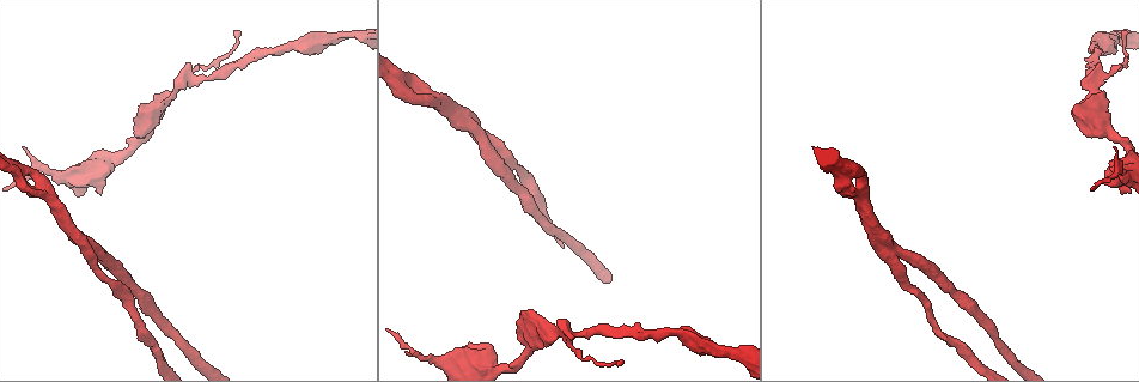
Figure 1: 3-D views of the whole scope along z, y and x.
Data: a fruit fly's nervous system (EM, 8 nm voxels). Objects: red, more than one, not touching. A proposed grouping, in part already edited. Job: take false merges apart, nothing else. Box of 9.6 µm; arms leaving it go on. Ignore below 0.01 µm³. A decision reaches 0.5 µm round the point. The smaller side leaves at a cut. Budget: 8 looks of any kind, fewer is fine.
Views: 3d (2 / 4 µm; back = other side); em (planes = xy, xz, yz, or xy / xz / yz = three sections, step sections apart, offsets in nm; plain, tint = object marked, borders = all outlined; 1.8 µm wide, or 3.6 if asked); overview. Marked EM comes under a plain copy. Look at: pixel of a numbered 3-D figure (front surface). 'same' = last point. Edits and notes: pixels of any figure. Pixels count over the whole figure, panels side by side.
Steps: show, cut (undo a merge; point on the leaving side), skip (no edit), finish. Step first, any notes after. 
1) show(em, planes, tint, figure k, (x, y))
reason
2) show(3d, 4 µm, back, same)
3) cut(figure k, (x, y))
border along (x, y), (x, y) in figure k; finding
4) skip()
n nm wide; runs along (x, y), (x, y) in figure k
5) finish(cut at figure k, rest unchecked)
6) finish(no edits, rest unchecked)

show(em, xz, step 16, tint, figure 1, (1116, 35))
calibre changes

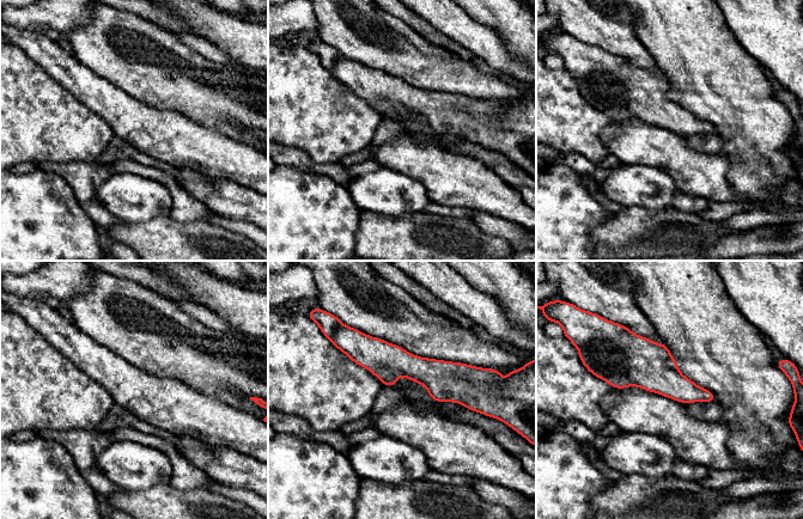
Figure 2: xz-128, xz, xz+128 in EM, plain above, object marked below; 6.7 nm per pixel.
show(em, planes, tint, same)
another direction

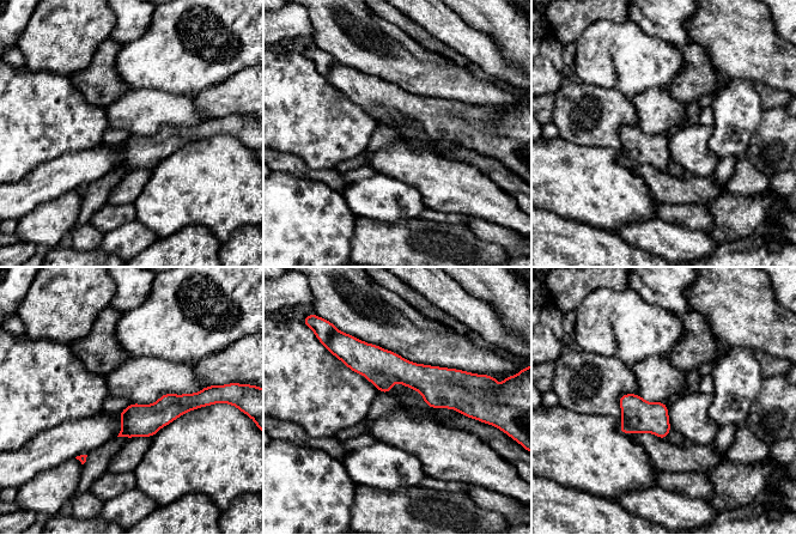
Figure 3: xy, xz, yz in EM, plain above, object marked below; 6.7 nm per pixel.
skip()
runs along (342, 356), (423, 377), (468, 413) in figure 3; one neuron here

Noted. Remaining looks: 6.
show(3d, 2 µm, figure 1, (1099, 120))

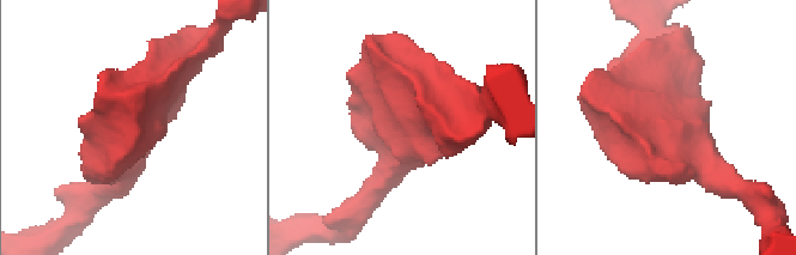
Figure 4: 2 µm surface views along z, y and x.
show(em, planes, tint, figure 4, (141, 127))

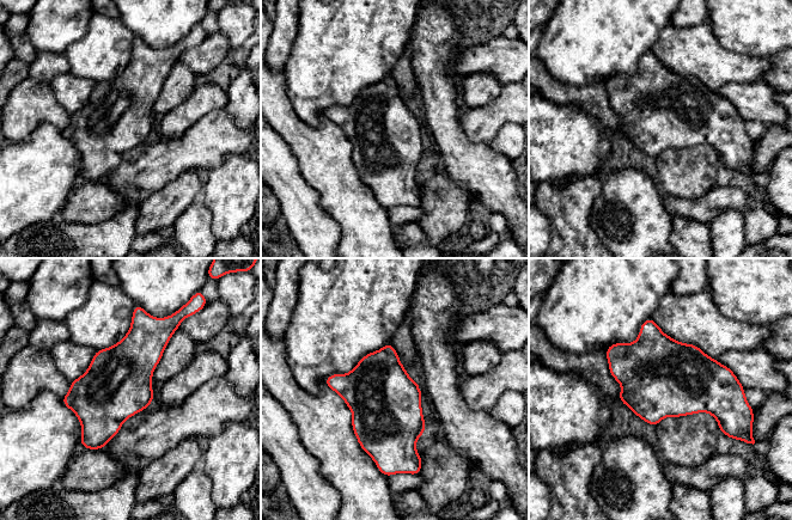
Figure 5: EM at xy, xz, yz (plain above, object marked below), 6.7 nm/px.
skip()
460 nm wide; all the same neuron

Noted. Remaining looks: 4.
show(em, planes, borders, figure 1, (49, 170))
thick turns thin

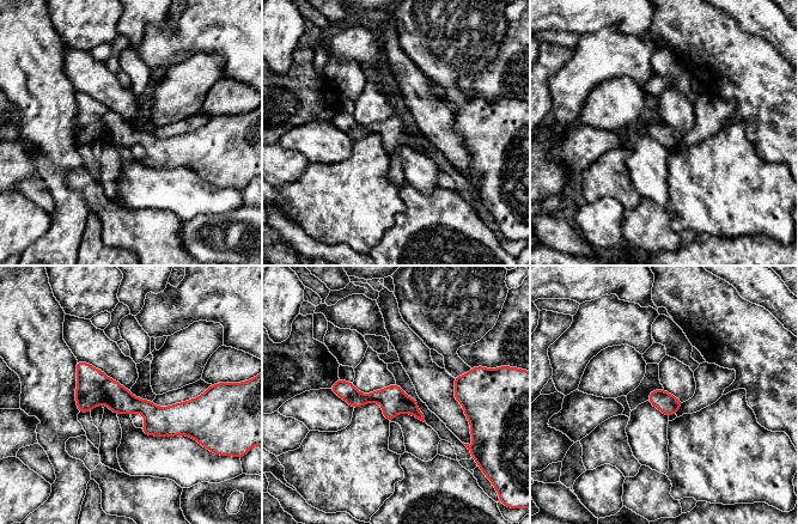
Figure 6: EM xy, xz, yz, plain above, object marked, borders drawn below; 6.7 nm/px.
skip()
runs along (78, 364), (152, 414), (200, 406) in figure 6; continuous, no second neuron

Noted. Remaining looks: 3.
finish(no edits, rest unchecked)

